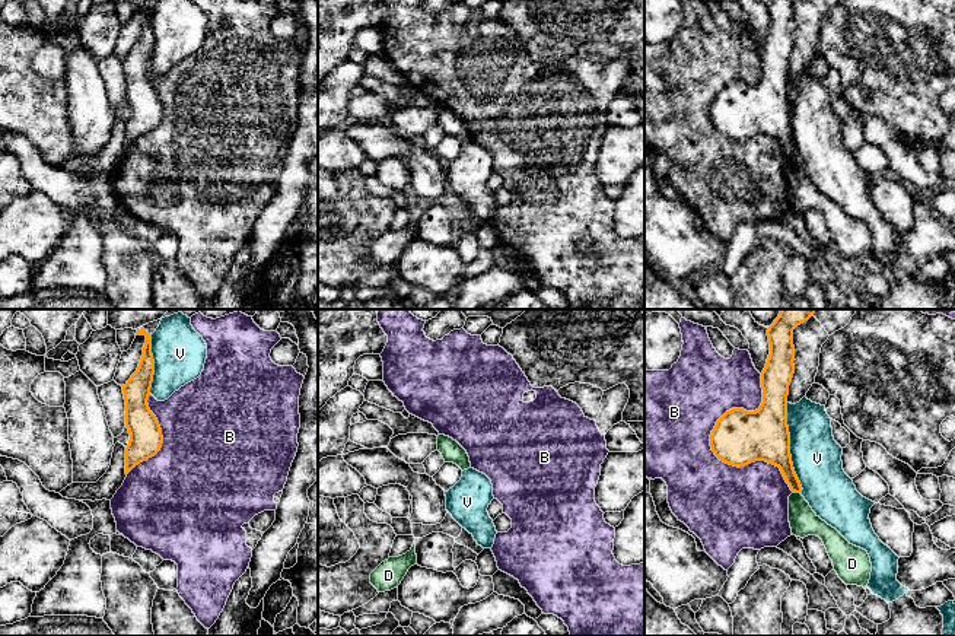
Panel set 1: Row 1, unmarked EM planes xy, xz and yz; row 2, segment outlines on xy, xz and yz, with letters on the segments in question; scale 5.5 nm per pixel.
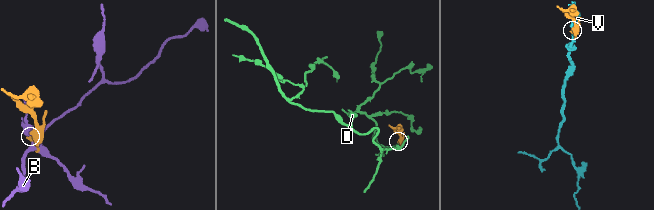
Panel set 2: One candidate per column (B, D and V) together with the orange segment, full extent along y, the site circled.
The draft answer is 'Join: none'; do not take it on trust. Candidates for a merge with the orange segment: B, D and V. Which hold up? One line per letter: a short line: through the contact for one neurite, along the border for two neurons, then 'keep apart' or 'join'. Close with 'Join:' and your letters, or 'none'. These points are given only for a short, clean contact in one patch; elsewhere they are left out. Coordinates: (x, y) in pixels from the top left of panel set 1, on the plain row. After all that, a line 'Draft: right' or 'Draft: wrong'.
B: keep apart
D: line yz (795, 165), (801, 168); keep apart
V: keep apart
Join: none
Draft: right

